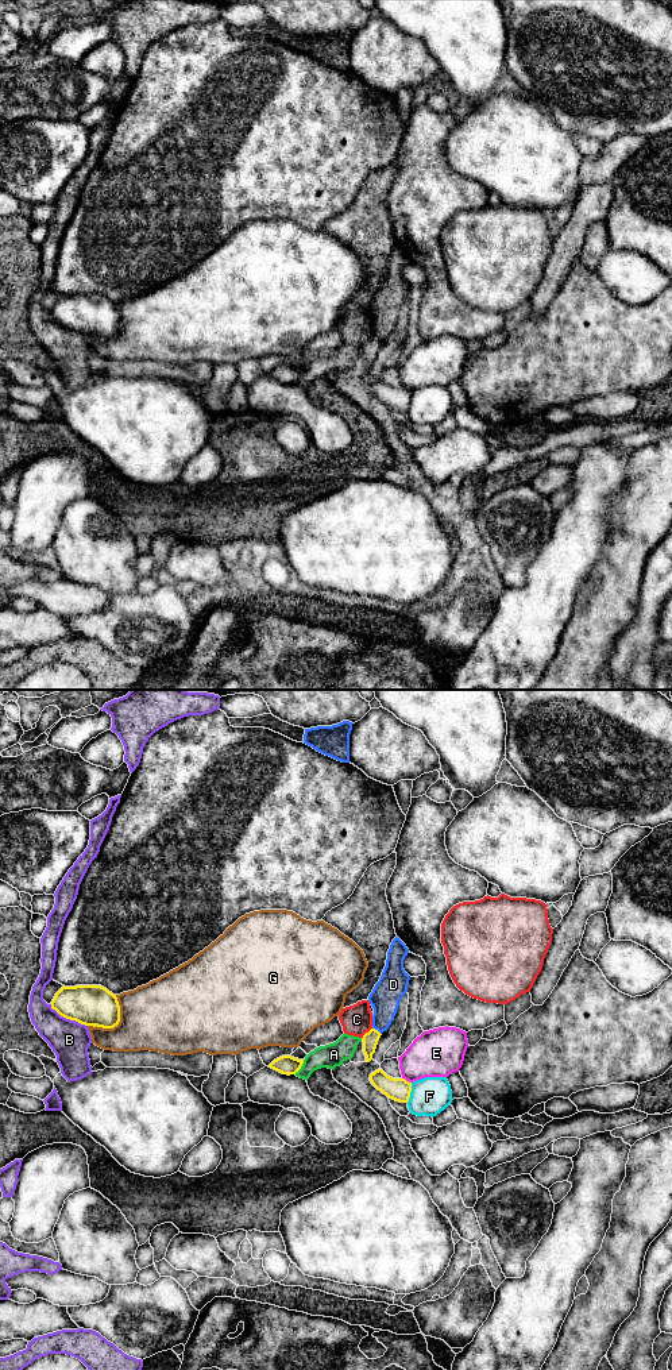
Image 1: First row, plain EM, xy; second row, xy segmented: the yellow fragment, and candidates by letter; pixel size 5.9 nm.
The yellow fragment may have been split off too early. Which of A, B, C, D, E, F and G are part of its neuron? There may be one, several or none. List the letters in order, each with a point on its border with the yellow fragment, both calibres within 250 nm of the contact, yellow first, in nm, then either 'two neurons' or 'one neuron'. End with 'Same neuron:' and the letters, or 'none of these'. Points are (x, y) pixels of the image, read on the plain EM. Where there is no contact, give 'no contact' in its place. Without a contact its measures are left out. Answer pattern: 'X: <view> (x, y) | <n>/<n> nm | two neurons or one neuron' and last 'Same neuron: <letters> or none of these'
A: xy (301, 374) | 110/140 nm | two neurons
B: xy (68, 327) | 240/240 nm | two neurons
C: xy (366, 342) | 100/180 nm | two neurons
D: xy (377, 339) | 100/180 nm | two neurons
E: xy (405, 389) | 140/280 nm | two neurons
F: xy (410, 400) | 140/220 nm | two neurons
G: xy (116, 334) | 240/420 nm | two neurons
Same neuron: none of these

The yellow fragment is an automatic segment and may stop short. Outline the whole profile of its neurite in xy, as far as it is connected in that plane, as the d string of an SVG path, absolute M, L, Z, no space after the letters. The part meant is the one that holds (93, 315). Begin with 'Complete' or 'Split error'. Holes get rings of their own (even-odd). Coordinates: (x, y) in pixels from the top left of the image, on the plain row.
Complete. M63 294L55 302L51 317L85 335L113 337L120 331L116 304L101 294Z

